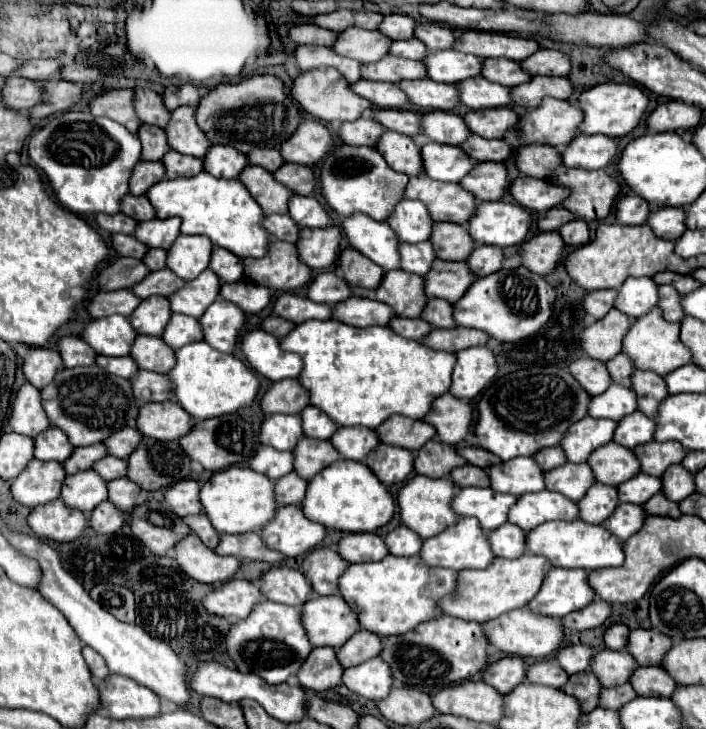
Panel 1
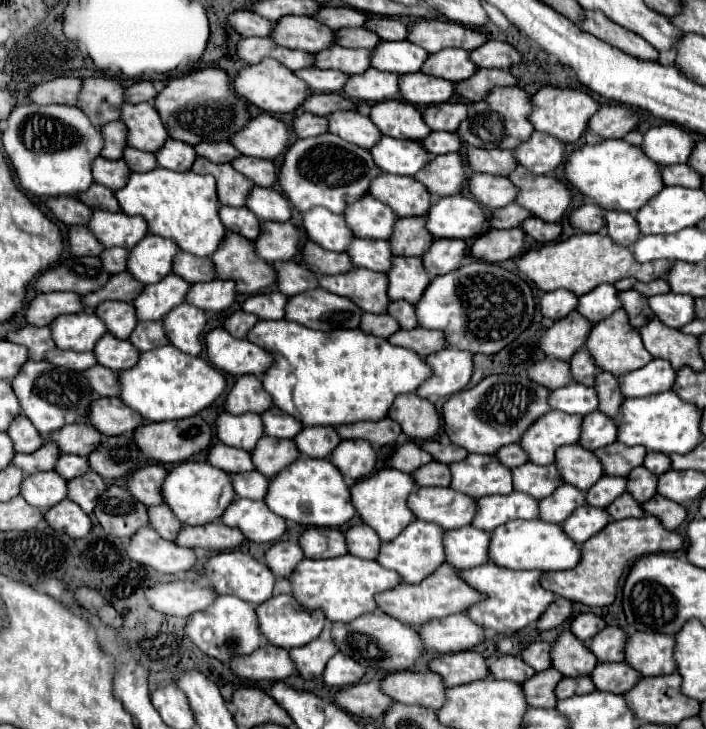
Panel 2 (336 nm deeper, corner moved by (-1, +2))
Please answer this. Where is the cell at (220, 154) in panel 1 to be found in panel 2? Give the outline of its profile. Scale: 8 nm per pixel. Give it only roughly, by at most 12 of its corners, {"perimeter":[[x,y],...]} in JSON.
{"perimeter":[[167,139],[155,151],[159,167],[189,171],[195,151],[183,141]]}

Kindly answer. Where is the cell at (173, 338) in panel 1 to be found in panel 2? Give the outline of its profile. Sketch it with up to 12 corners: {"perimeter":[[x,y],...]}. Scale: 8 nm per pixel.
{"perimeter":[[161,321],[137,323],[129,341],[139,351],[169,343]]}

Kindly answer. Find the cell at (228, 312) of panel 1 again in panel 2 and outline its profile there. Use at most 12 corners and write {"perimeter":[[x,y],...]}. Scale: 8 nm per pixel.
{"perimeter":[[181,303],[163,317],[169,345],[187,355],[203,349],[205,313]]}

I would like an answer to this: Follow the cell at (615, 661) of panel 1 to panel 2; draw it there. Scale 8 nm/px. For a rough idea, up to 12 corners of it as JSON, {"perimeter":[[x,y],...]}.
{"perimeter":[[563,631],[551,645],[551,667],[563,677],[595,665],[583,641]]}

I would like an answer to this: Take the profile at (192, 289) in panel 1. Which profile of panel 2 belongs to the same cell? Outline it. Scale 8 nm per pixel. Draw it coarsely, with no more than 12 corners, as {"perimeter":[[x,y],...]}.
{"perimeter":[[169,273],[133,299],[139,321],[157,321],[185,301],[189,283]]}

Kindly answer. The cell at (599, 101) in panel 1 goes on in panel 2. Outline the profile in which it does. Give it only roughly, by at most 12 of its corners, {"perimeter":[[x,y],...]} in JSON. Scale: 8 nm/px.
{"perimeter":[[541,87],[535,131],[575,143],[599,103],[581,89]]}

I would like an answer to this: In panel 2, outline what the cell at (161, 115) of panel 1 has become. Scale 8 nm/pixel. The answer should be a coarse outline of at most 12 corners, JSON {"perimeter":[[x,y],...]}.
{"perimeter":[[85,77],[77,107],[95,127],[121,117],[125,89]]}

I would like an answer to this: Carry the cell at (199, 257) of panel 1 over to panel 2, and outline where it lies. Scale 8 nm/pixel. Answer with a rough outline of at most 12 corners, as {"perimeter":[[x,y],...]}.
{"perimeter":[[145,235],[127,255],[127,271],[141,283],[171,273],[179,247]]}

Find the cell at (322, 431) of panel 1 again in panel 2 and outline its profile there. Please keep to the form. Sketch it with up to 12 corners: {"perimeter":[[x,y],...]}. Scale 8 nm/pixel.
{"perimeter":[[261,413],[263,433],[293,439],[303,429],[299,421],[279,413]]}

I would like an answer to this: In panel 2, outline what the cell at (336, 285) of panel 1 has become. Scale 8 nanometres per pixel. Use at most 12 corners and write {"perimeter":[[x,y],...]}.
{"perimeter":[[277,261],[277,291],[287,297],[315,289],[315,273],[295,261]]}

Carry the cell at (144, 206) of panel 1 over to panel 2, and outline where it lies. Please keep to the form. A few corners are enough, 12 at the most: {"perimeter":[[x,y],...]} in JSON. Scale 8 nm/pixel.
{"perimeter":[[93,183],[77,195],[91,209],[119,211],[115,193]]}

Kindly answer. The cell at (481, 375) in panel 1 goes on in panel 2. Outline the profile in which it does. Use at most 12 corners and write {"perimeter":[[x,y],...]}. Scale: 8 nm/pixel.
{"perimeter":[[445,347],[425,357],[431,377],[415,391],[423,399],[461,391],[473,355]]}

